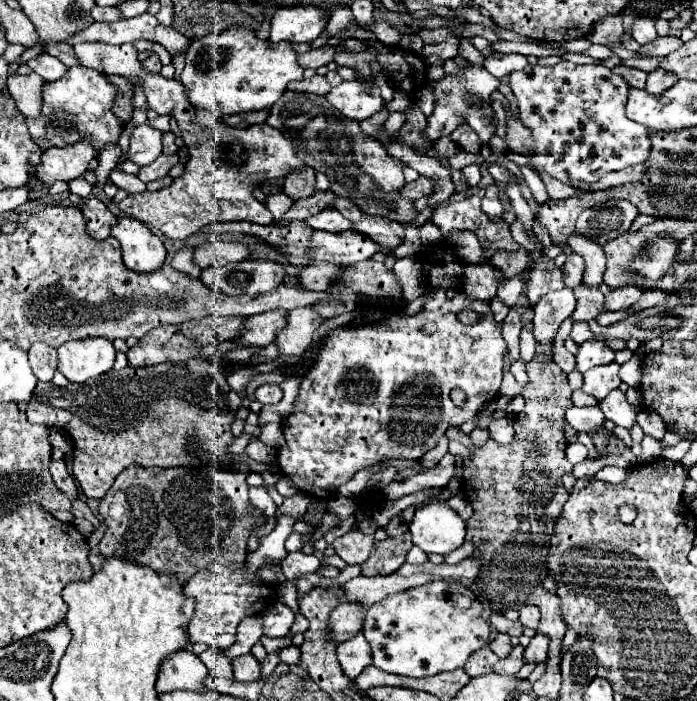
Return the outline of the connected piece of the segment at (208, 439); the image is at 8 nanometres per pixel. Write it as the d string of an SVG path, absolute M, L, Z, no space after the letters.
M192 359L200 363L200 375L194 375L180 363L160 363L150 367L124 367L120 371L110 369L108 373L86 381L68 383L66 387L56 387L54 383L38 383L34 395L28 403L28 421L40 423L44 427L64 429L74 441L74 465L72 473L86 497L100 499L112 487L114 479L124 467L194 467L206 465L206 461L220 459L224 465L234 459L226 453L226 445L232 443L230 425L236 419L240 407L240 395L228 385L222 369L208 359Z

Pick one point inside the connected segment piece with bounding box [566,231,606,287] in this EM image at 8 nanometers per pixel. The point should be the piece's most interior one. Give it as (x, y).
(593, 255)

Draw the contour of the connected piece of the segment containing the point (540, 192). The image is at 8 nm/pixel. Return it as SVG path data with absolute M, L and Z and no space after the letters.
M522 167L522 173L524 173L524 179L526 179L526 183L528 183L530 191L532 191L534 201L538 205L544 205L548 201L548 193L546 193L546 187L544 187L542 179L532 169L528 169L528 167Z

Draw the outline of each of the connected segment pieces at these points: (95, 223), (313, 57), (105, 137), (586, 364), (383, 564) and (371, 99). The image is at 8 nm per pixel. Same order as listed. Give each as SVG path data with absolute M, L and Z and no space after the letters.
M90 197L82 205L82 213L86 219L86 231L94 239L106 239L110 237L110 225L116 223L116 215L96 197Z
M320 47L320 49L314 49L314 51L306 51L306 53L298 53L298 61L302 67L312 67L312 69L318 69L322 65L328 65L330 61L334 61L334 55L338 53L338 47L332 49L332 47Z
M78 65L70 67L64 77L44 83L40 115L26 119L32 141L36 141L42 149L42 141L46 141L46 147L66 147L82 139L90 139L96 153L100 153L106 145L116 145L122 133L122 123L112 113L114 97L116 85L110 83L106 75Z
M586 341L578 347L576 353L576 369L586 373L596 365L608 365L614 361L614 351L604 341Z
M404 533L400 537L388 537L384 541L378 541L368 557L368 561L362 567L362 575L376 577L376 575L390 575L406 561L406 553L412 549L410 533Z
M362 79L344 81L338 87L334 87L326 99L348 119L364 121L370 119L382 105L384 99L380 97L380 89L376 85L364 87Z

